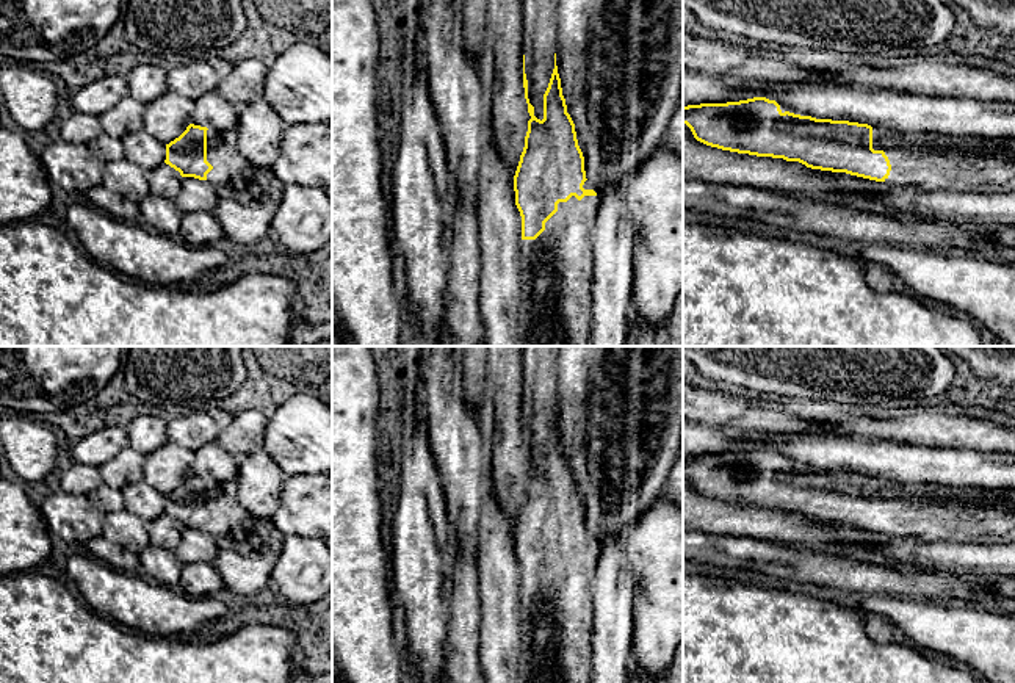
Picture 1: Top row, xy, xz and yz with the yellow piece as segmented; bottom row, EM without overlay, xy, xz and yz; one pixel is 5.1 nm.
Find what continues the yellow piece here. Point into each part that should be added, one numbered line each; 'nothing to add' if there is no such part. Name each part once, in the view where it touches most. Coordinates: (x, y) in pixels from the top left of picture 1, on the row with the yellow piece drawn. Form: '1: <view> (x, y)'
1: xz (558, 267)

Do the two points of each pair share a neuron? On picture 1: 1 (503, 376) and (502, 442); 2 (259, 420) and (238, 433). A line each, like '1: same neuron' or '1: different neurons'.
1: same neuron
2: same neuron

